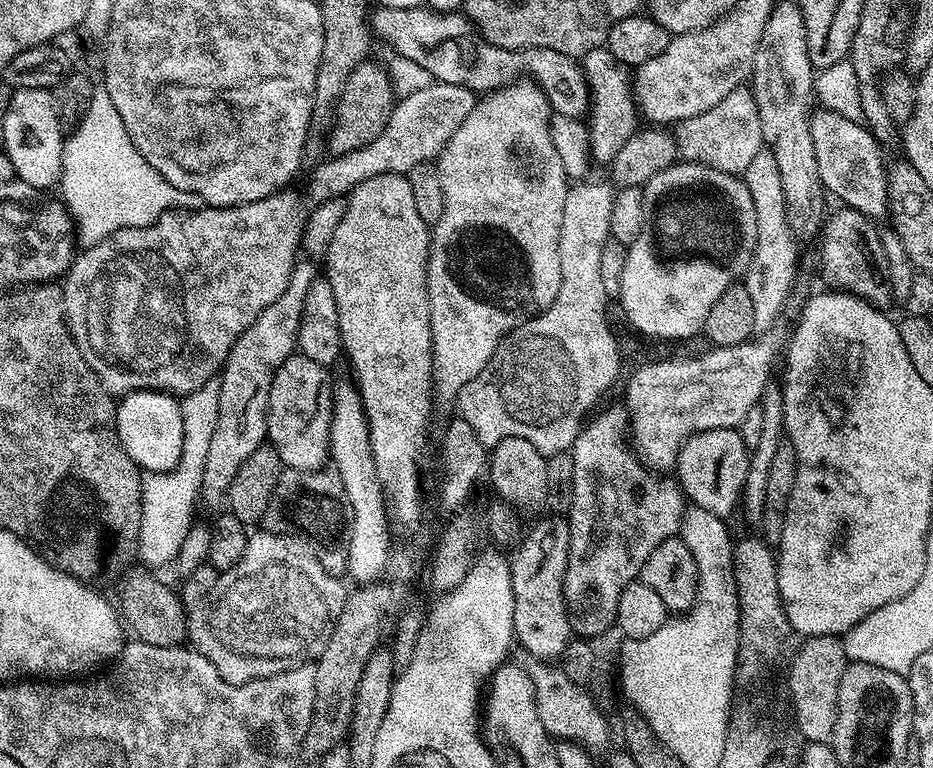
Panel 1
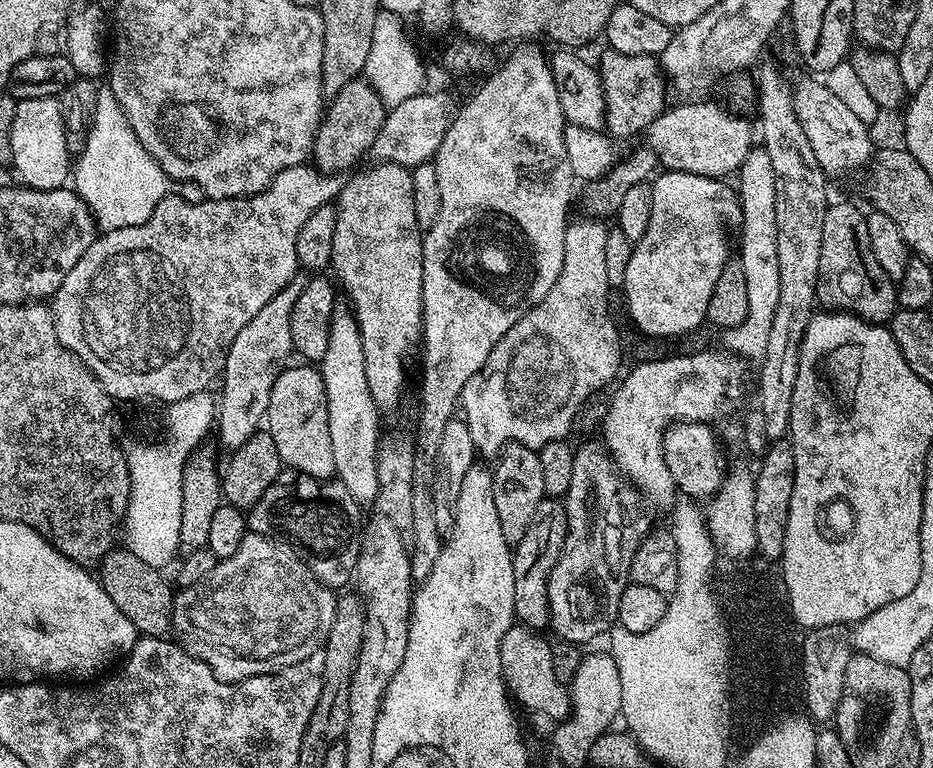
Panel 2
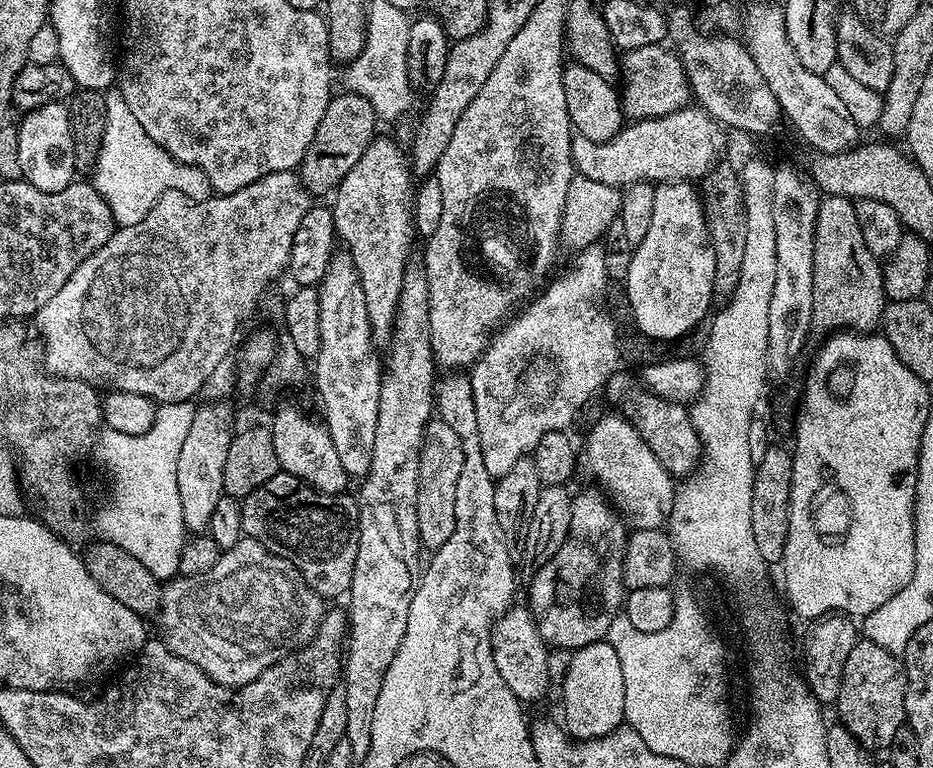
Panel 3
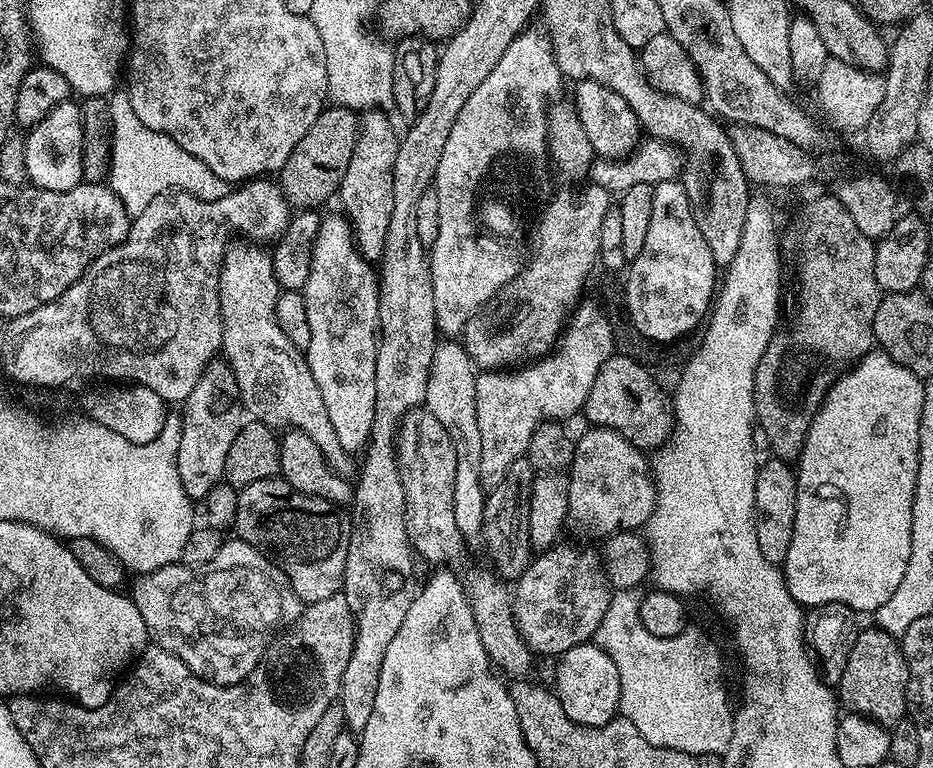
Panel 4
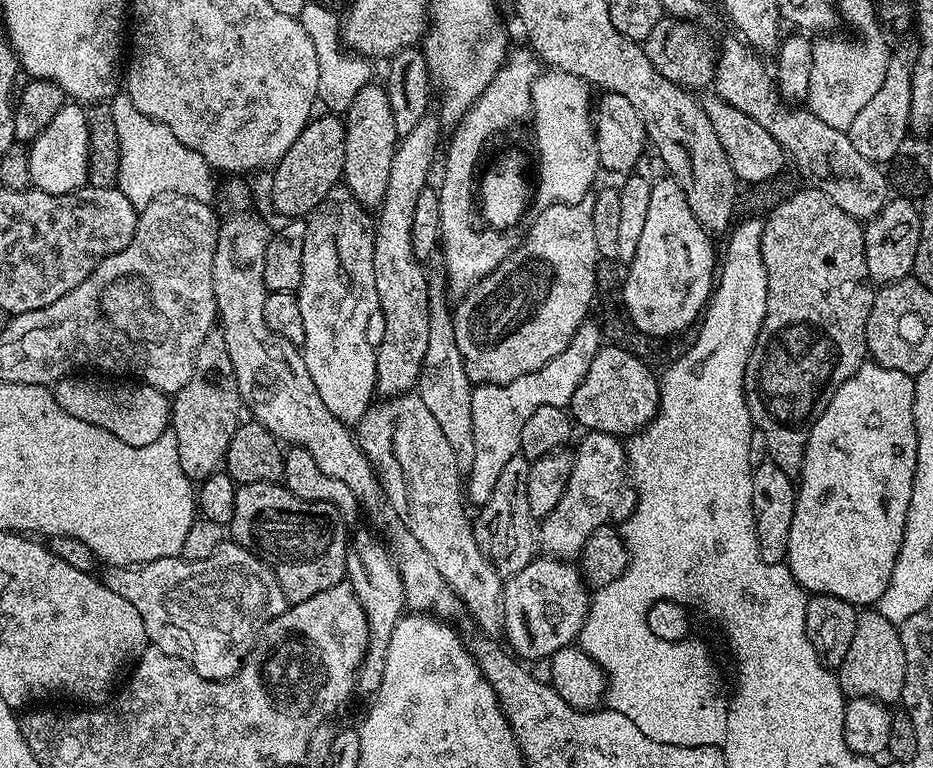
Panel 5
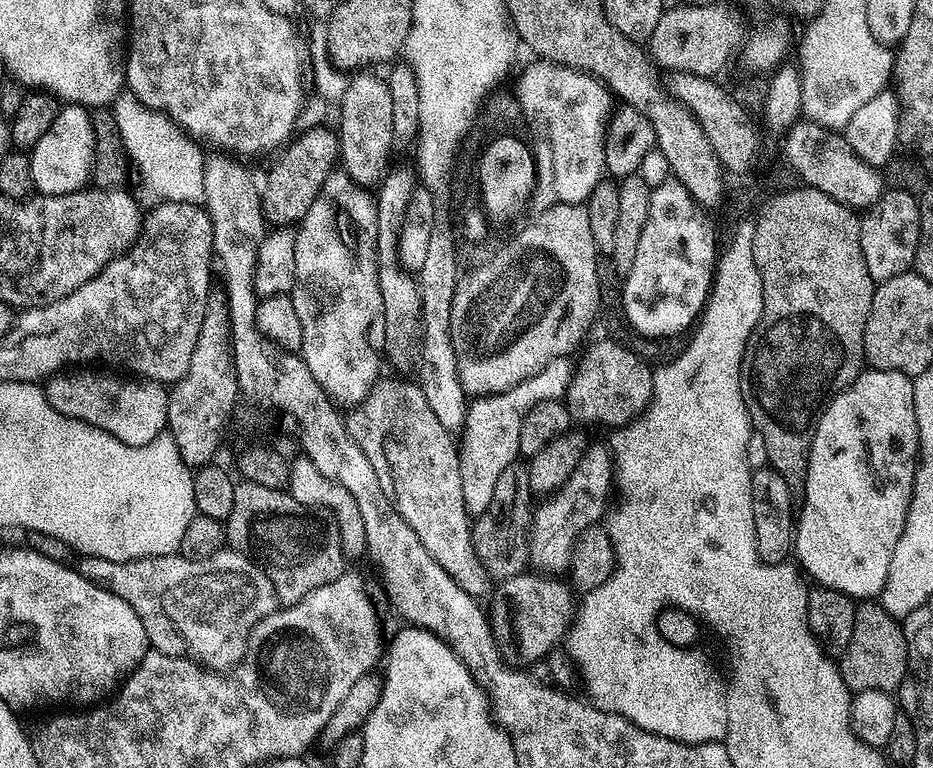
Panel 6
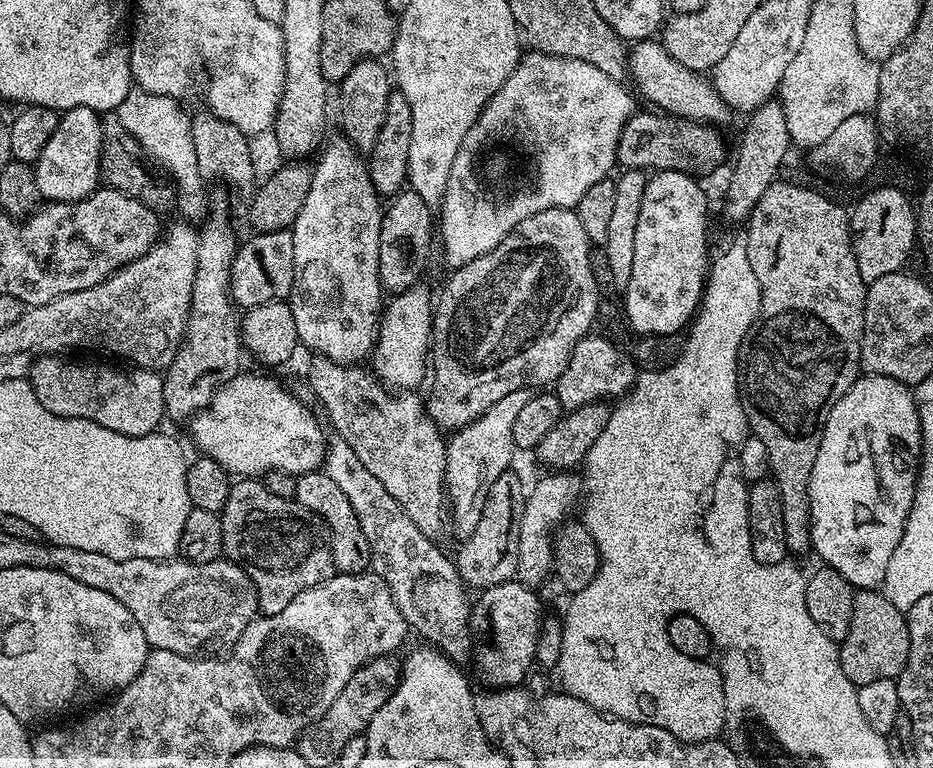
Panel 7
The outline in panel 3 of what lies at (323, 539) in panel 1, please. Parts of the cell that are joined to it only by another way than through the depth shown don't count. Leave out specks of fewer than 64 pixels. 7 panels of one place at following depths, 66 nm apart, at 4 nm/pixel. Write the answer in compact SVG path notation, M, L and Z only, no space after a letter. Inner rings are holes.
M277 472L270 482L258 486L249 496L240 501L242 530L250 540L257 540L274 555L286 558L298 570L301 578L322 598L343 597L347 593L354 574L354 558L358 554L358 510L351 495L331 496L303 484L288 472Z

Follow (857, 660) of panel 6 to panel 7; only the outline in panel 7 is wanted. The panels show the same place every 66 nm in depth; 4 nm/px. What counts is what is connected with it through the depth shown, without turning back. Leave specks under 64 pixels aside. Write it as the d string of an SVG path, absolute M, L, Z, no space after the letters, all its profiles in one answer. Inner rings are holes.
M860 590L852 597L854 614L850 614L850 630L846 638L839 641L840 665L857 686L866 682L878 682L878 678L887 680L899 677L906 666L910 654L910 634L905 613L880 590Z

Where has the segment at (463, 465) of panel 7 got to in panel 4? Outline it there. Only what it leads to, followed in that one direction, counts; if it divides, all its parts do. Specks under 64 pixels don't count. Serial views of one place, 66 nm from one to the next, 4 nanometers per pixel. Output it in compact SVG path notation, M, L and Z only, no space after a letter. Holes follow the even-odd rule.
M581 302L571 309L570 319L567 321L556 347L552 349L550 354L545 355L543 358L533 359L531 362L525 363L515 370L484 370L477 375L476 405L478 406L478 431L482 433L481 485L483 488L490 490L494 486L498 486L498 482L502 482L502 478L506 478L506 470L510 470L510 466L514 466L514 462L525 455L527 447L530 446L530 438L534 434L534 430L538 430L540 424L545 424L548 420L555 420L557 422L567 421L567 416L572 416L575 412L577 415L583 409L586 398L590 394L590 386L594 386L594 378L598 378L598 370L602 370L602 366L608 361L608 357L613 355L612 338L610 322L606 318L603 307L596 302L593 302L593 304Z

